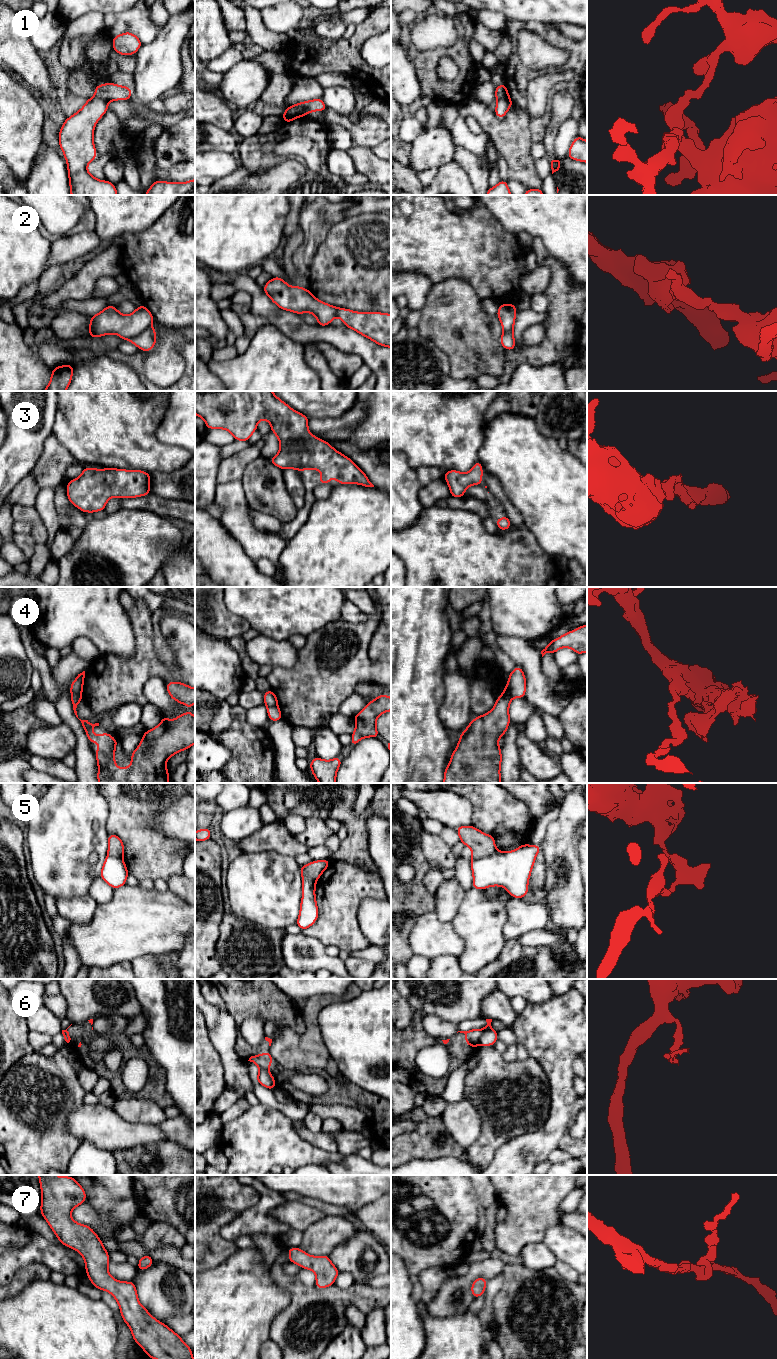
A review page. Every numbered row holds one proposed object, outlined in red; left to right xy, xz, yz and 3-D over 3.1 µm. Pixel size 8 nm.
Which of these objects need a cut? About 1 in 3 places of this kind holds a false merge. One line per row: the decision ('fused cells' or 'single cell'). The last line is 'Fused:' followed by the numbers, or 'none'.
1: fused cells
2: fused cells
3: single cell
4: fused cells
5: fused cells
6: fused cells
7: single cell
Fused: 1, 2, 4, 5, 6

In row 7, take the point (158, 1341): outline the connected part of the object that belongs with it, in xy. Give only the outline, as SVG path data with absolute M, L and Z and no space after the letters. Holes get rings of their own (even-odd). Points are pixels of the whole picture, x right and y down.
M38 1175L38 1178L42 1193L40 1213L61 1243L78 1251L83 1256L86 1274L92 1285L109 1292L116 1299L124 1322L130 1327L134 1341L146 1352L146 1356L153 1359L193 1359L193 1350L182 1341L181 1336L166 1324L156 1320L140 1304L135 1283L133 1281L118 1281L109 1274L108 1251L93 1229L77 1223L71 1218L71 1211L86 1200L84 1188L72 1176Z

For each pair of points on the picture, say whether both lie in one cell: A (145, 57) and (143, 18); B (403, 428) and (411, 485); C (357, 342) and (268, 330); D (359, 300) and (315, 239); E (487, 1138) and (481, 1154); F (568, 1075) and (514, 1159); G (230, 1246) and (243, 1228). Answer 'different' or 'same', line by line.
A: different
B: different
C: different
D: different
E: same
F: same
G: different

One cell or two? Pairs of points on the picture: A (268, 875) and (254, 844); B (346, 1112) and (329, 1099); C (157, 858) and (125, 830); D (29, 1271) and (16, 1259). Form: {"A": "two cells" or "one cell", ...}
{"A": "two cells", "B": "two cells", "C": "one cell", "D": "two cells"}

